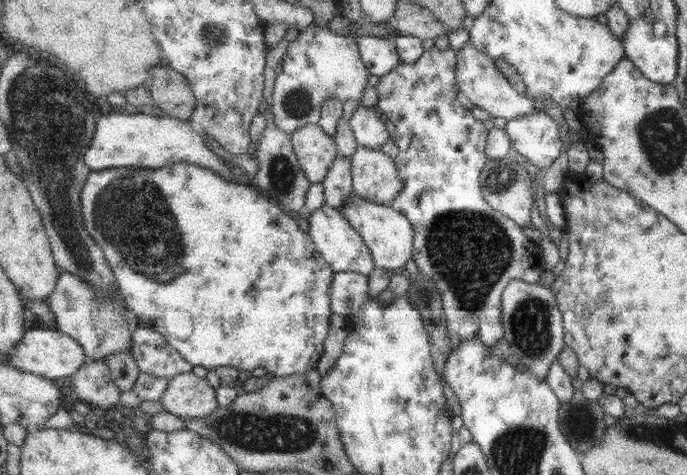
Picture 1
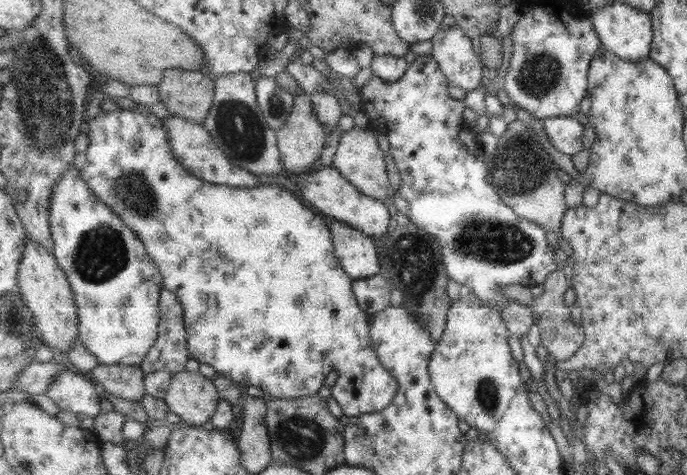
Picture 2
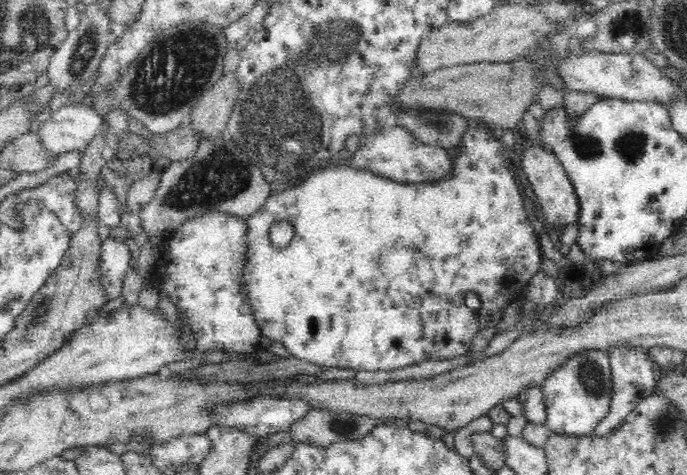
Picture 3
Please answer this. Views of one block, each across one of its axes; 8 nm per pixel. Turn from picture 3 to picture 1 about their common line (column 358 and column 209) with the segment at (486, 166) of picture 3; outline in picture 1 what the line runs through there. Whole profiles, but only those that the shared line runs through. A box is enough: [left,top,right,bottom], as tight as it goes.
[82,162,335,377]

